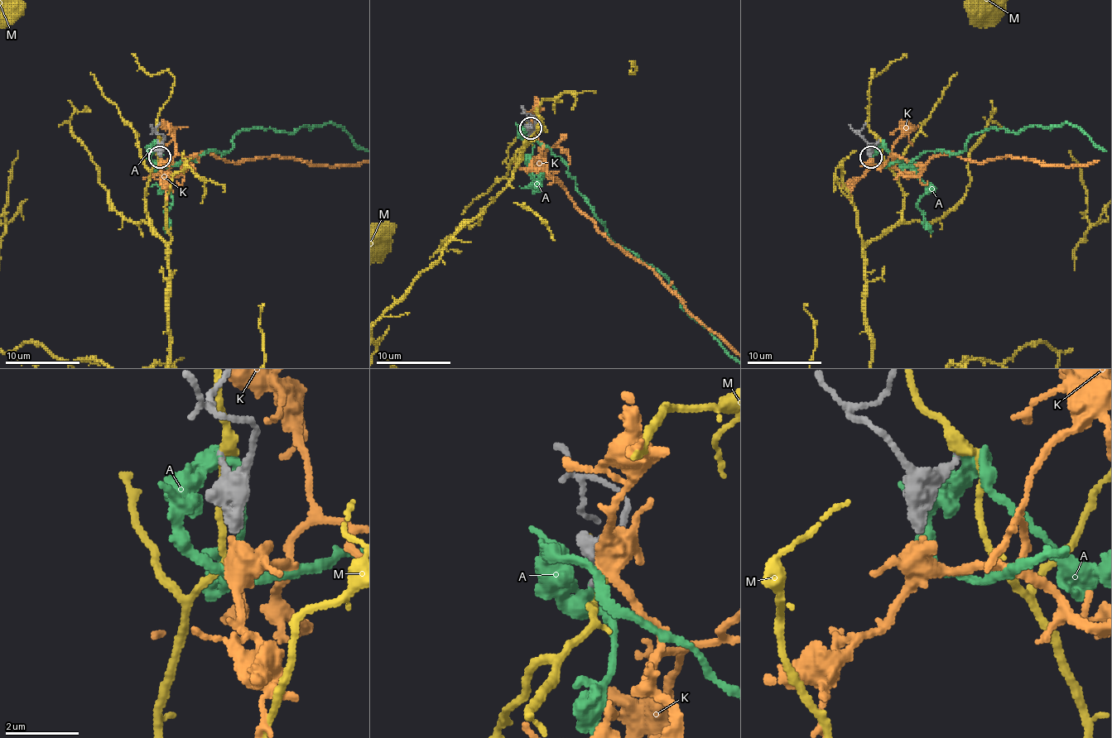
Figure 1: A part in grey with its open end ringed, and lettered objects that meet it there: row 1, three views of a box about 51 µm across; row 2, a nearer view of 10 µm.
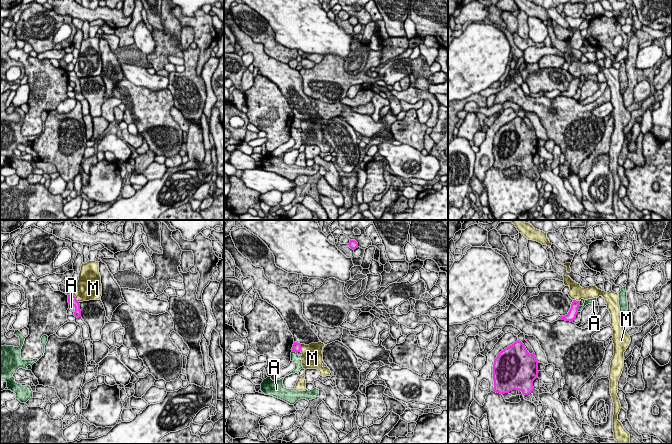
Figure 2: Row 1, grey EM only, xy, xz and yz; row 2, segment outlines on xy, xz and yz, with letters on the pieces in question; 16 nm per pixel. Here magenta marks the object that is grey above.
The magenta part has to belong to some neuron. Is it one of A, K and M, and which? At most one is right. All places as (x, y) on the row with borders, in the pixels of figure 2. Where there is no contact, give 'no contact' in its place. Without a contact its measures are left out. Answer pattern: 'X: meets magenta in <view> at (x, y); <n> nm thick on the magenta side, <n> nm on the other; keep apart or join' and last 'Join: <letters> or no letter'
A: meets magenta in xz at (295, 351); 130 nm thick on the magenta side, 140 nm on the other; keep apart
K: no contact; join
M: meets magenta in xz at (300, 348); 130 nm thick on the magenta side, 360 nm on the other; keep apart
Join: K

